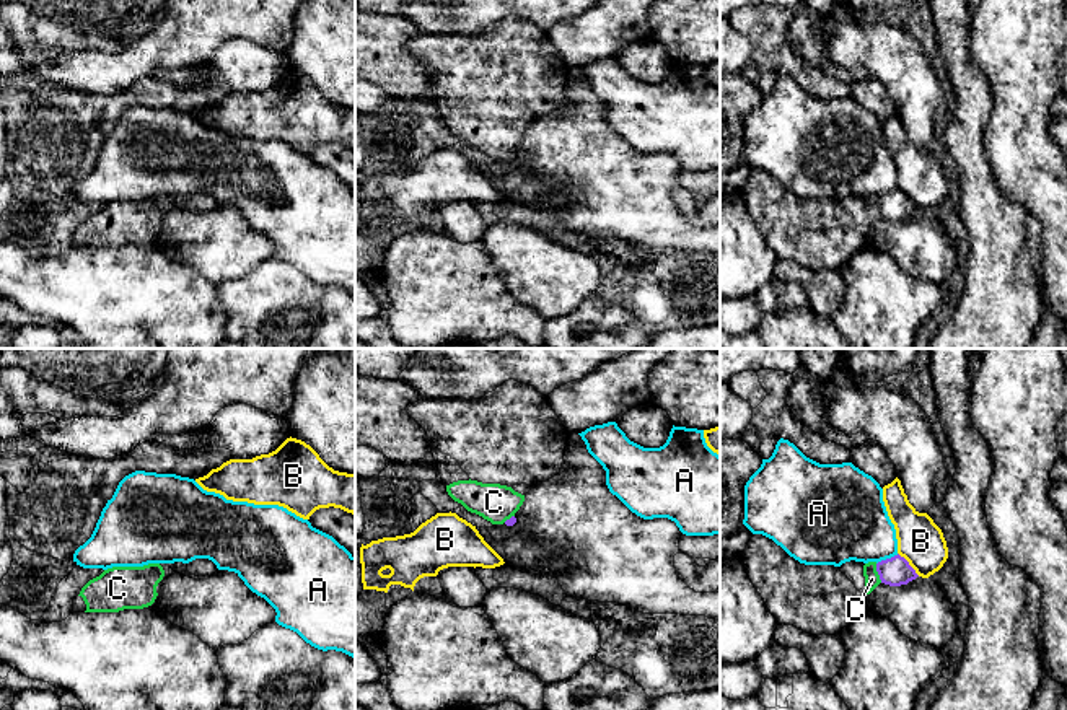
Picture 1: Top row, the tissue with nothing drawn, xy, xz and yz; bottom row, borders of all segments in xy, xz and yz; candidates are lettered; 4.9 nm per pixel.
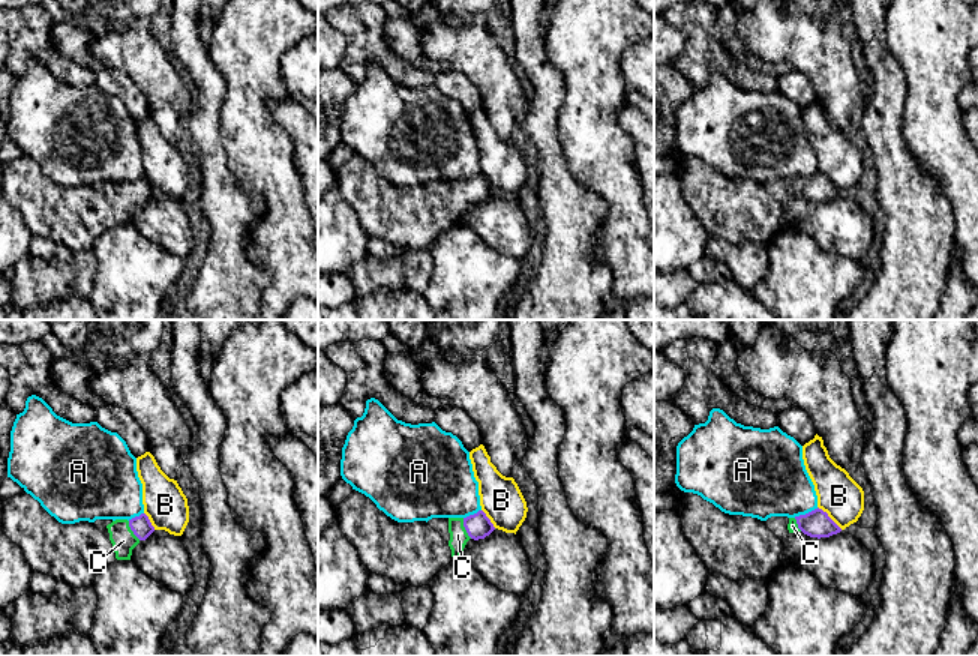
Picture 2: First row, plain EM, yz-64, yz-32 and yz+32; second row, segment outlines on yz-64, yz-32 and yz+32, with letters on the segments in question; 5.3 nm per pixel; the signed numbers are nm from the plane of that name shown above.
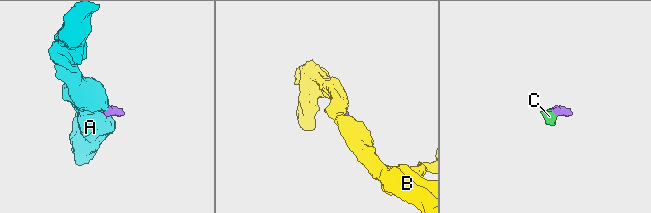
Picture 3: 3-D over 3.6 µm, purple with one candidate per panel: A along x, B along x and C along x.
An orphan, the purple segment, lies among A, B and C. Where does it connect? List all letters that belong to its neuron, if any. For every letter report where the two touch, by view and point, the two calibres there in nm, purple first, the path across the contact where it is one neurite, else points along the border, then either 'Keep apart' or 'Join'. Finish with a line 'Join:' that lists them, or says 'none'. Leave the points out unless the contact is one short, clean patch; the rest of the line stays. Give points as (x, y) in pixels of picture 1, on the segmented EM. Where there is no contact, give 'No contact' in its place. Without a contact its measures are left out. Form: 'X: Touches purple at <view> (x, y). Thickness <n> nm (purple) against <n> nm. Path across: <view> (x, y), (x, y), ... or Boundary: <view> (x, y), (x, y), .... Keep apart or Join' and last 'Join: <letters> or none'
A: Touches purple at yz (886, 559). Thickness 140 nm (purple) against 360 nm. Boundary: yz (898, 554), (877, 564). Keep apart
B: Touches purple at yz (908, 564). Thickness 140 nm (purple) against 220 nm. Keep apart
C: Touches purple at yz (878, 574). Thickness 140 nm (purple) against 80 nm. Path across: yz (896, 570), (878, 574), (872, 578). Join
Join: C

